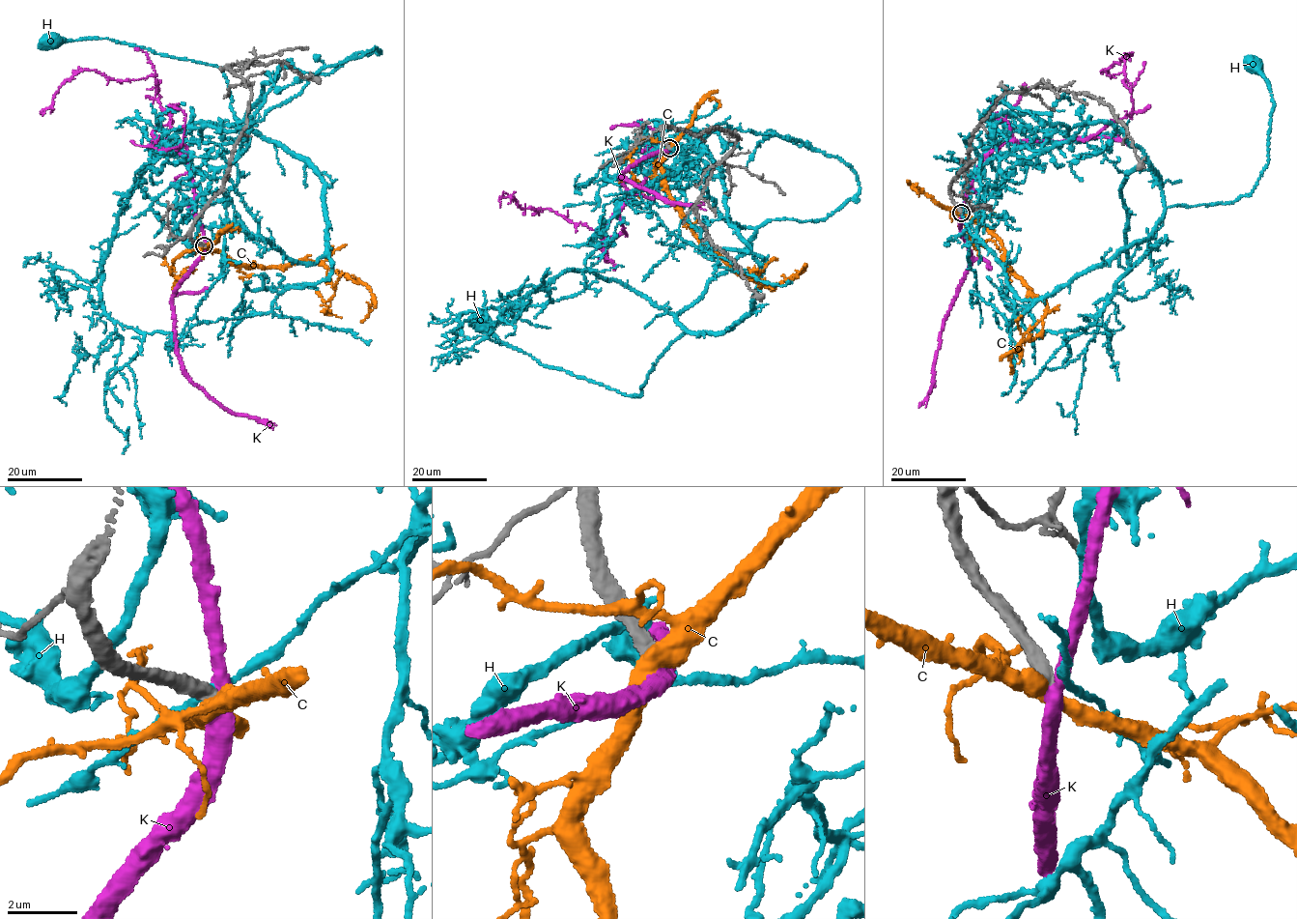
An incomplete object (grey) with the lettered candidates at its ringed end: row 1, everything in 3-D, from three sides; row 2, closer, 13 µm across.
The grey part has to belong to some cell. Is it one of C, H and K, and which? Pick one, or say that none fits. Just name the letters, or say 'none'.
K

